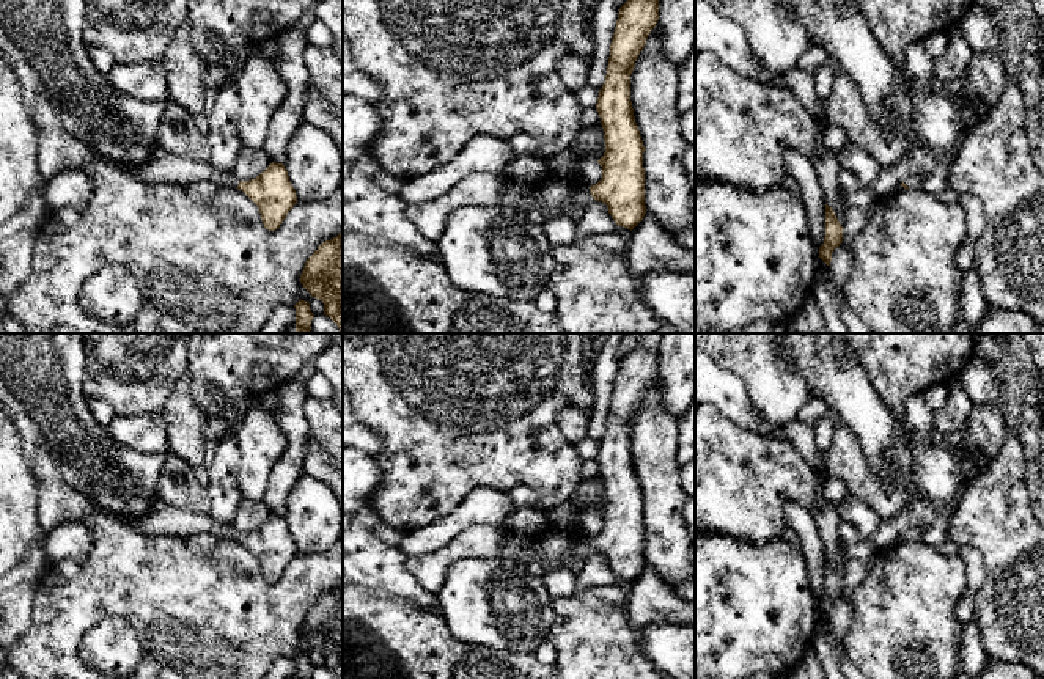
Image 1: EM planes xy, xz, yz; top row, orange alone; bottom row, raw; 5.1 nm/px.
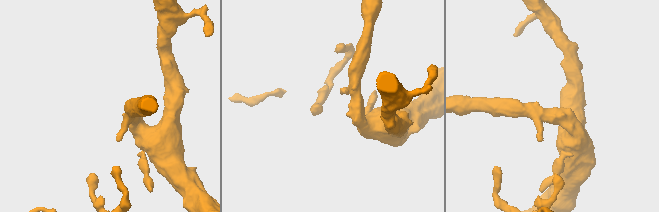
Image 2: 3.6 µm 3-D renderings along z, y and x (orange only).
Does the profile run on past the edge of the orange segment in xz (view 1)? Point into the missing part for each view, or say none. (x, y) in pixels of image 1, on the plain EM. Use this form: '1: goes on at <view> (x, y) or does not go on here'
1: goes on at xz (584, 549)

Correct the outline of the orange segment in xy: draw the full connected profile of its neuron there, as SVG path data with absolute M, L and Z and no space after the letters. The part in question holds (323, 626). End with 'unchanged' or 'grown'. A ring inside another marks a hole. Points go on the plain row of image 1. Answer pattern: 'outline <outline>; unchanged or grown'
outline M343 583L307 611L300 635L324 655L324 666L343 679Z; unchanged

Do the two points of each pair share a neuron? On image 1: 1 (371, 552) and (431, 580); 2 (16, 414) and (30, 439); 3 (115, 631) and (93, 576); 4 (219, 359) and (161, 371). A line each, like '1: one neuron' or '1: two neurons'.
1: two neurons
2: one neuron
3: two neurons
4: two neurons

